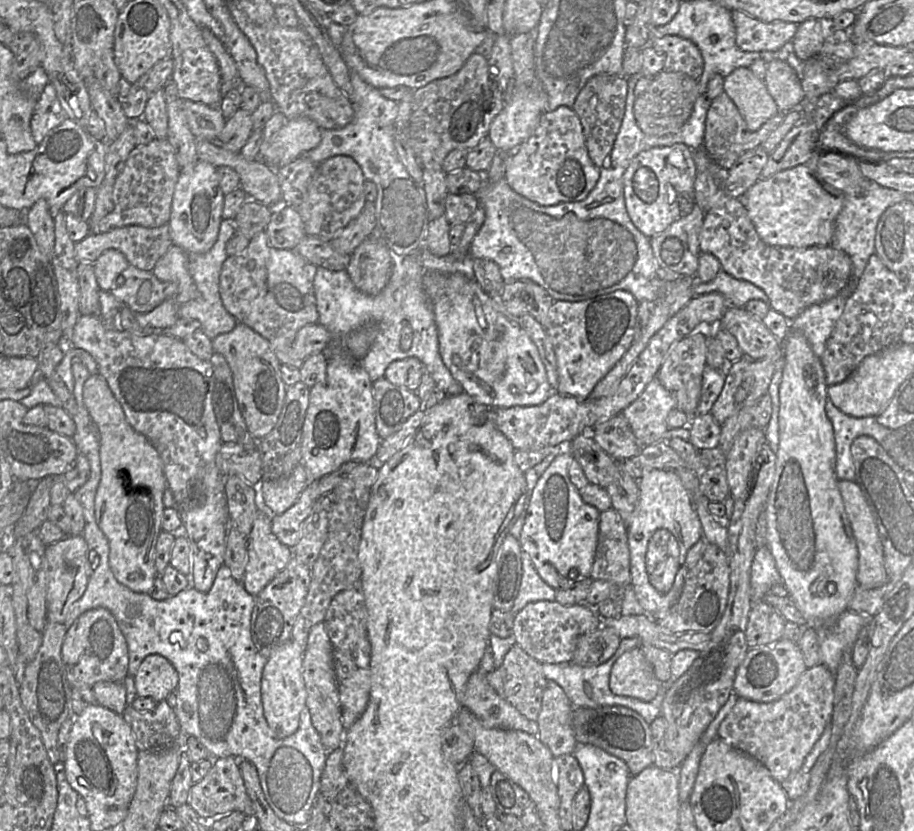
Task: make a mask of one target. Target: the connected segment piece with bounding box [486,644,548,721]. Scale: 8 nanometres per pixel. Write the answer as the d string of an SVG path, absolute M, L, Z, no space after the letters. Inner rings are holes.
M518 644L513 645L507 652L499 668L486 674L486 679L498 695L514 706L523 716L529 720L537 720L548 680L544 676L542 664L530 657Z

